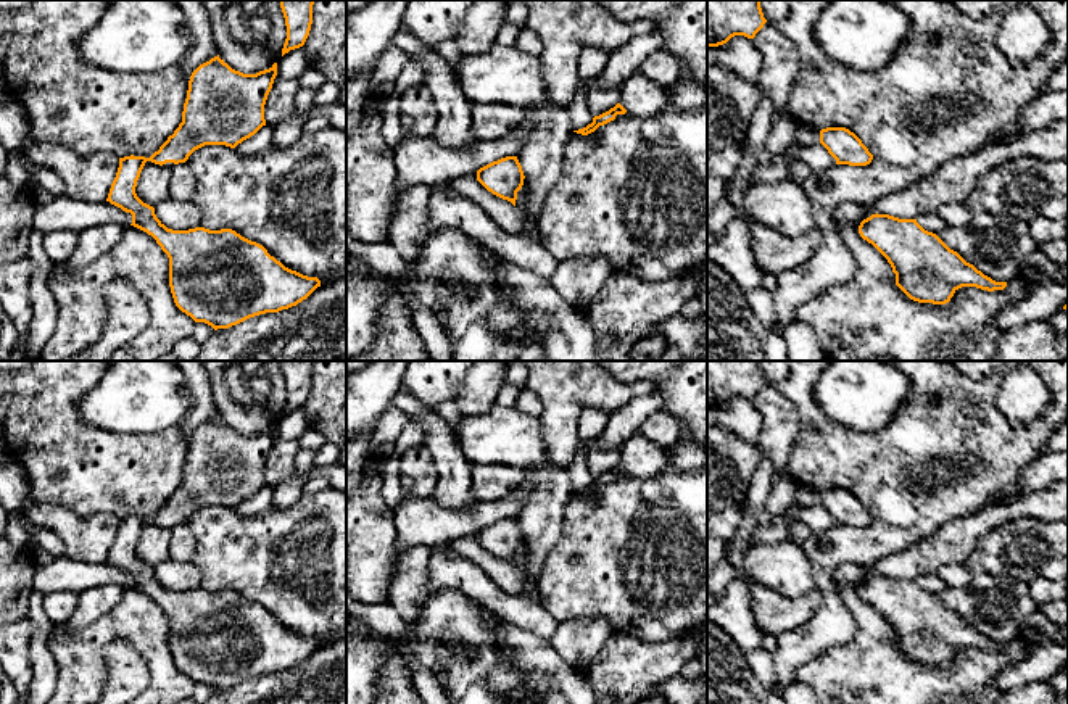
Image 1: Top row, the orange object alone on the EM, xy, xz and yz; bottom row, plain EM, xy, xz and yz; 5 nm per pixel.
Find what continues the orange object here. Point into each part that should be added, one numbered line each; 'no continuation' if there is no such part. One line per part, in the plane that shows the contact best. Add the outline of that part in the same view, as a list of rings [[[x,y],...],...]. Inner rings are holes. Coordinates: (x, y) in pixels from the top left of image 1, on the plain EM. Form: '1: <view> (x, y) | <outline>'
no continuation

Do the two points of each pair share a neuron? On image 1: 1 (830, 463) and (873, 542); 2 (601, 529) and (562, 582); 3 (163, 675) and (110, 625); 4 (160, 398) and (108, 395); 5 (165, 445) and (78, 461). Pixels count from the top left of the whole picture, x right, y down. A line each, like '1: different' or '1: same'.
1: same
2: same
3: same
4: same
5: same

